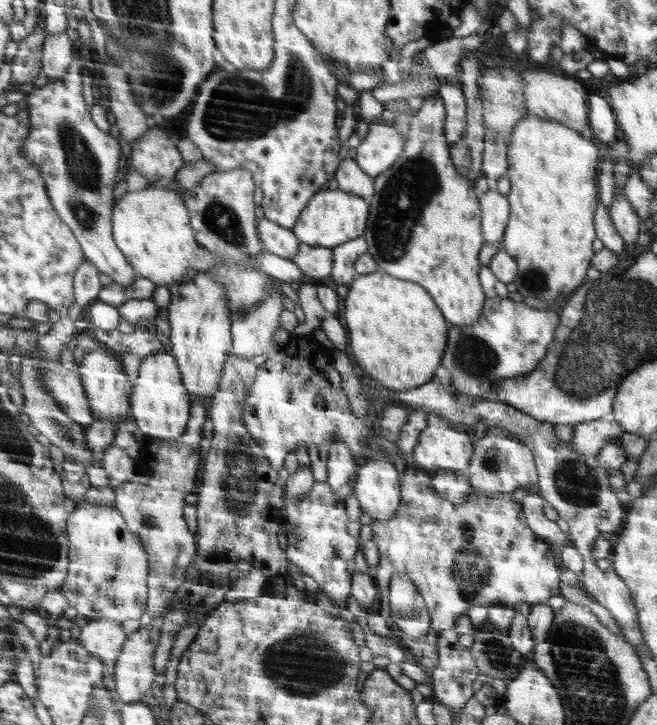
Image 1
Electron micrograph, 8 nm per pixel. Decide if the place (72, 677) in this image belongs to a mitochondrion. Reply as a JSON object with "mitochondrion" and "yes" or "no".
{"mitochondrion":"no"}

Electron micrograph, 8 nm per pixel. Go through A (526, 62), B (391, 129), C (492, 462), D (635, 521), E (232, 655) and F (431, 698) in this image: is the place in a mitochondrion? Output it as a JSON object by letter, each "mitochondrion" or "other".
{"A":"other","B":"other","C":"mitochondrion","D":"other","E":"other","F":"other"}

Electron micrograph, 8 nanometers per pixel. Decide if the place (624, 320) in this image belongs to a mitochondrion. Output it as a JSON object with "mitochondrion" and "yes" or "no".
{"mitochondrion":"yes"}

